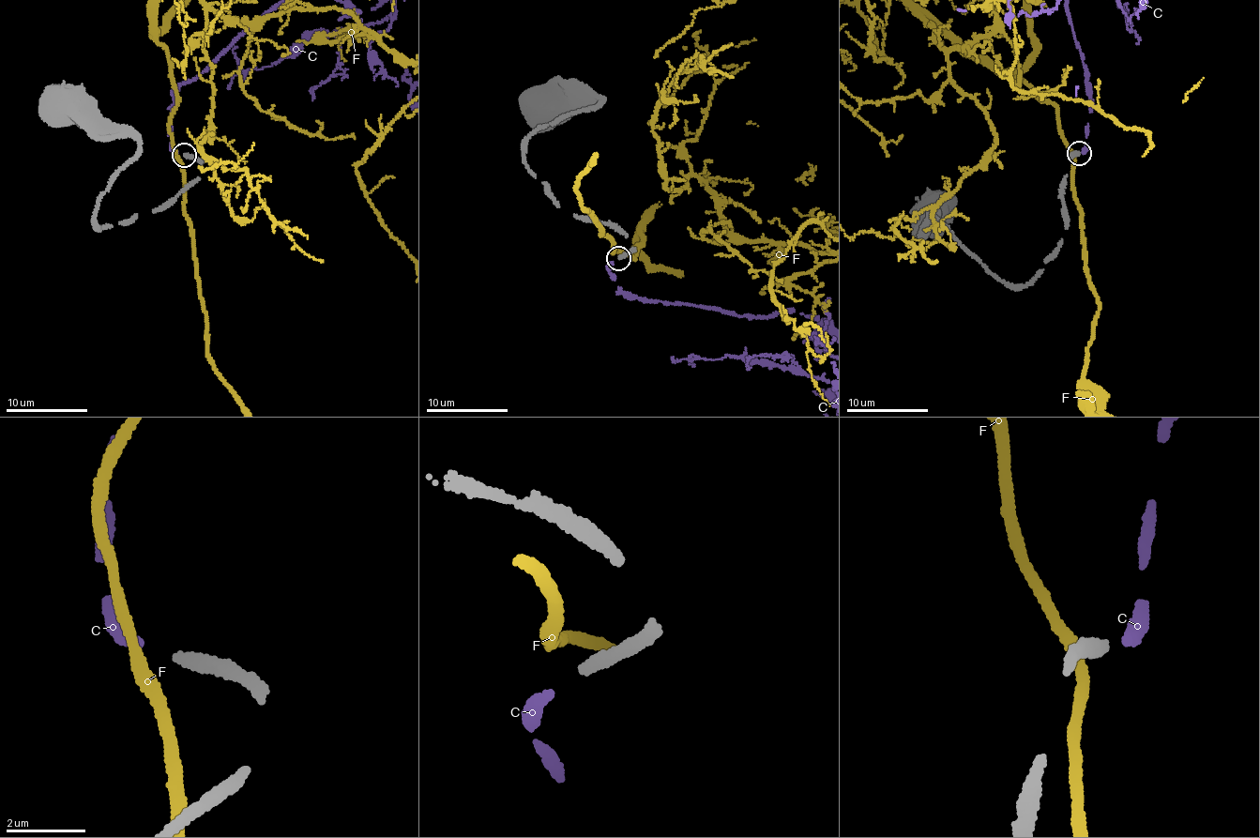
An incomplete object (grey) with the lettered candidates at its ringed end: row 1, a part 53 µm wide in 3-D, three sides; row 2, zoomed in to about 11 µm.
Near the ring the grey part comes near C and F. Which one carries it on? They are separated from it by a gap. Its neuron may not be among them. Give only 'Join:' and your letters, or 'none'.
Join: C

